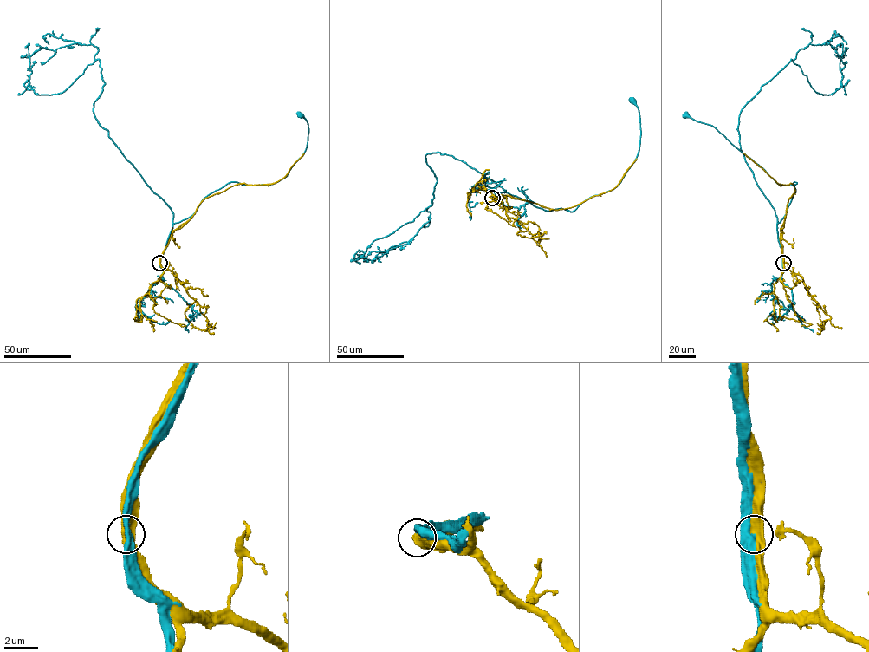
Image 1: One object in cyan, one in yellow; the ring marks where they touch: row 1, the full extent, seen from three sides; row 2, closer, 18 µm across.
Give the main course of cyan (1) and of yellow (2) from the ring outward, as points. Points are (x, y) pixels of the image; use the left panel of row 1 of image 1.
1: (159, 263), (172, 224), (208, 195), (230, 182), (273, 184), (287, 175), (306, 146), (300, 115)
2: (159, 263), (171, 234), (191, 217), (204, 199), (241, 184), (262, 185), (280, 180), (303, 153)

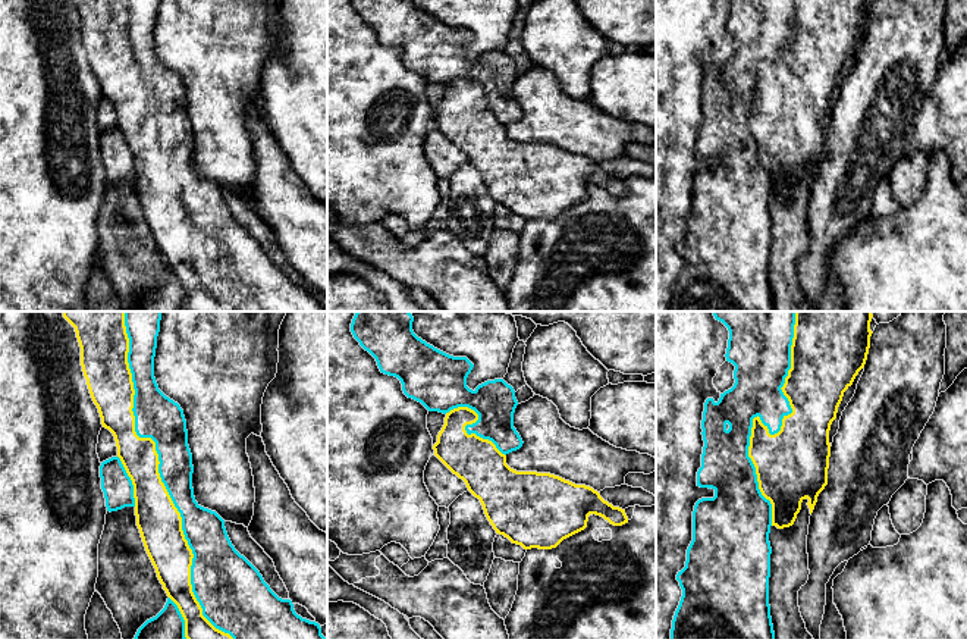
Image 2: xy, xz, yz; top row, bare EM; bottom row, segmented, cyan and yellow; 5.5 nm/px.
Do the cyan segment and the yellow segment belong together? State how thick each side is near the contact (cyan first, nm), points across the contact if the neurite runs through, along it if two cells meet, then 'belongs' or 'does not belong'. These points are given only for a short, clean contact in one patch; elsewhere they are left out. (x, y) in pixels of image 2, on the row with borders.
190 nm thick on the cyan side, 240 nm on the other; does not belong

